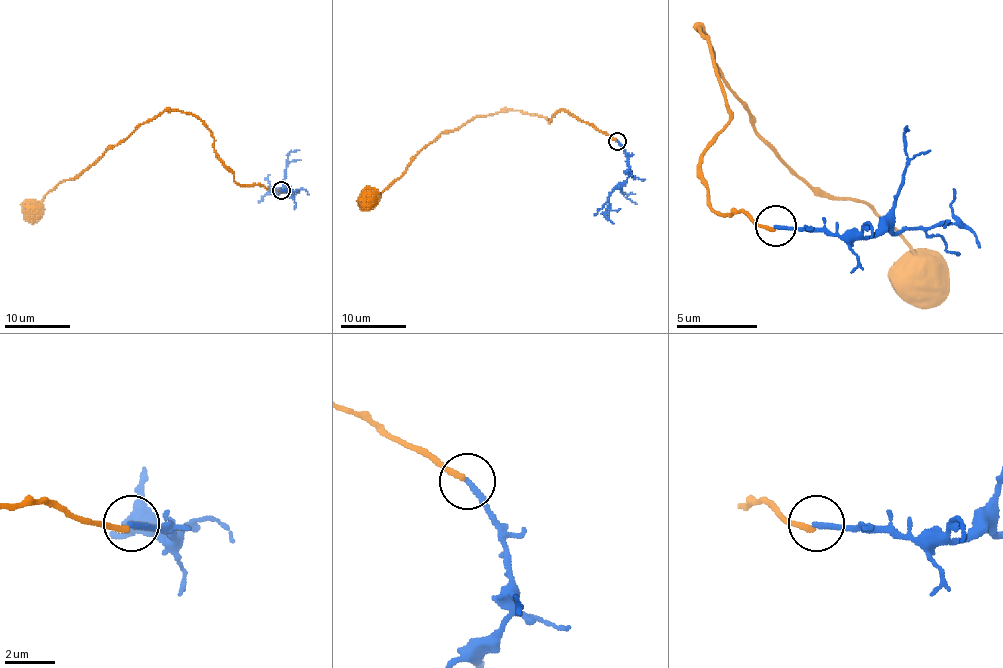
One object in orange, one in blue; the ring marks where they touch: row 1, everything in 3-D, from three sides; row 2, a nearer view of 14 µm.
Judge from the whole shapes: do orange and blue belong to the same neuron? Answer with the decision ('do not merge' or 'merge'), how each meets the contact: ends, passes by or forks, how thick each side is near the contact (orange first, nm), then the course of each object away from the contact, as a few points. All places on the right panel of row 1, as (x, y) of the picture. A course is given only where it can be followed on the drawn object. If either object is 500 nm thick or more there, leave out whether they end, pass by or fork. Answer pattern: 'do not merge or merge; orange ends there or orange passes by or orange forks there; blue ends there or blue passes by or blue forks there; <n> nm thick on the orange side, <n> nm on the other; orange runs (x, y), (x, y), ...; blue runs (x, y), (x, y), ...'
do not merge; orange ends there; blue ends there; 220 nm thick on the orange side, 240 nm on the other; orange runs (777, 228), (712, 208), (700, 159), (728, 99), (700, 30), (748, 123), (813, 188), (870, 204), (911, 277); blue runs (777, 224), (817, 232), (870, 236), (886, 212), (906, 168), (906, 127)

